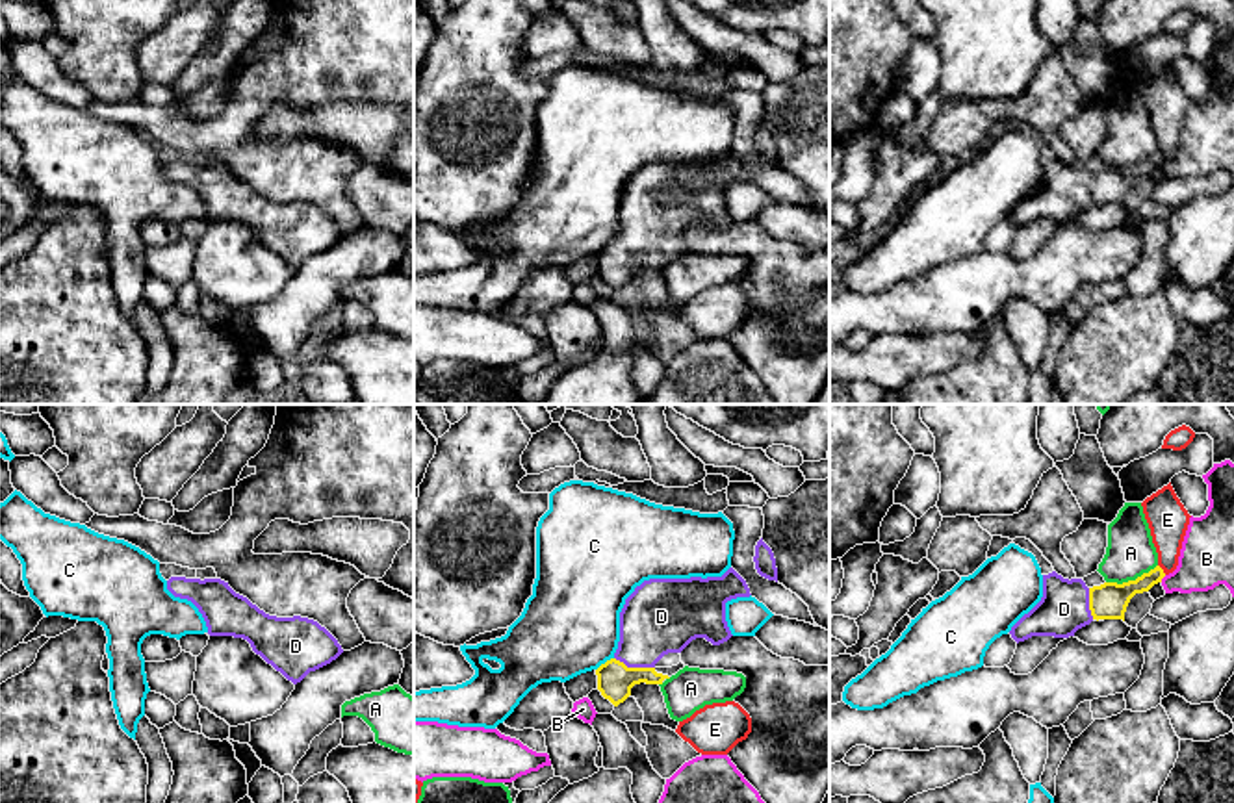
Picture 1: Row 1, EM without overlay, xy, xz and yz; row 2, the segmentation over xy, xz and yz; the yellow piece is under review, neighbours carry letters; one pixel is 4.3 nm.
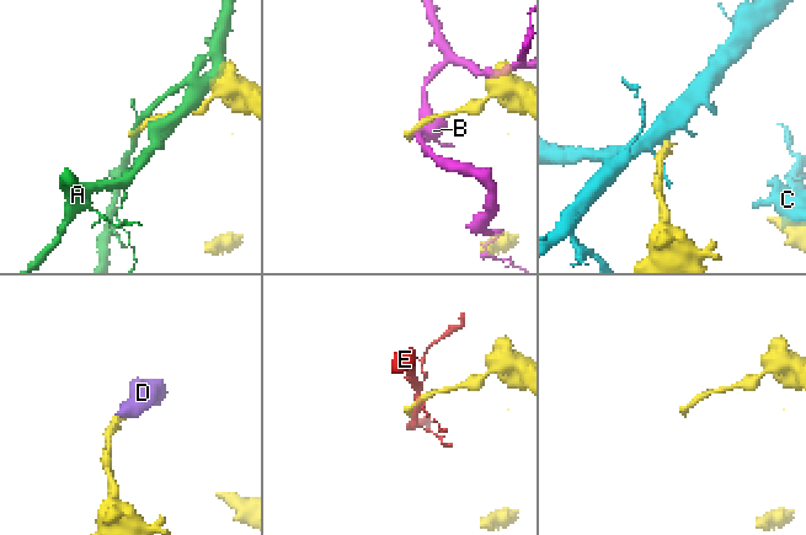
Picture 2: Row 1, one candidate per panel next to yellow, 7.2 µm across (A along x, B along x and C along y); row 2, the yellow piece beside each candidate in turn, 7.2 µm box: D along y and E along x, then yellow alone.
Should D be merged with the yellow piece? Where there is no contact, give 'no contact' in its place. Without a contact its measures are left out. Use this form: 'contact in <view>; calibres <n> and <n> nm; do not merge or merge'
contact in xz; calibres 160 and 320 nm; merge

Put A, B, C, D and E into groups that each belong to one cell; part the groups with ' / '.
A / B / C / D / E

